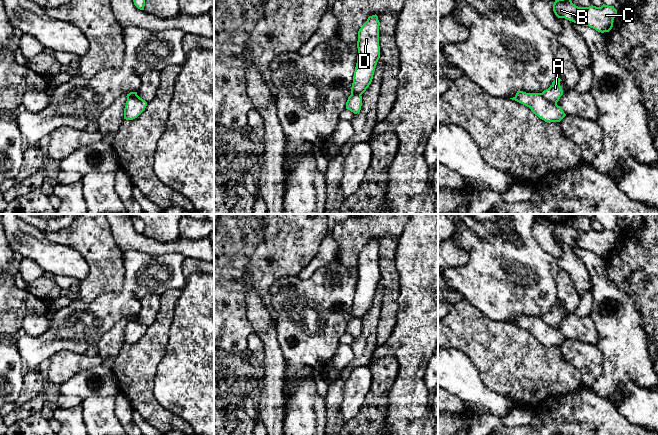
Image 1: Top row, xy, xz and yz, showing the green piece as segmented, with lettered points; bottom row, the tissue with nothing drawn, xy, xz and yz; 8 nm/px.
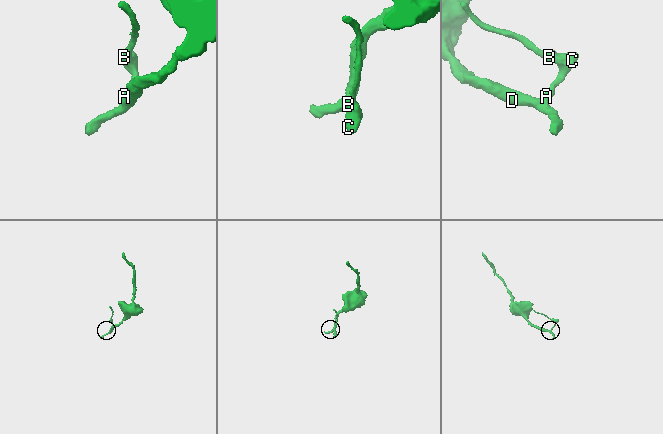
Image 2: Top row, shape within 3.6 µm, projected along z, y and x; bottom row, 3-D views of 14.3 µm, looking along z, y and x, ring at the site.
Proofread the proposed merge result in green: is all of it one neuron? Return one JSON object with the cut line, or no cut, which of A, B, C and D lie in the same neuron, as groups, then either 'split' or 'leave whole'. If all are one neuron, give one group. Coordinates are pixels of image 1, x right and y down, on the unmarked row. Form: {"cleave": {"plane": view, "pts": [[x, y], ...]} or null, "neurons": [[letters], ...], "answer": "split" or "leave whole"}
{"cleave": {"plane": "yz", "pts": [[540, 317], [546, 323], [556, 328]]}, "neurons": [["A", "B", "C"], ["D"]], "answer": "split"}

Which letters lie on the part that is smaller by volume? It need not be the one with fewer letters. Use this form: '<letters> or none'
A, B, C

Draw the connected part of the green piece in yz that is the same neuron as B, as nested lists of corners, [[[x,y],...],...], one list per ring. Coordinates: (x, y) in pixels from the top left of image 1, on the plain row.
[[[570,221],[555,224],[553,235],[558,242],[565,242],[579,249],[589,250],[598,256],[609,256],[617,238],[614,230],[603,228],[601,231],[578,231]]]

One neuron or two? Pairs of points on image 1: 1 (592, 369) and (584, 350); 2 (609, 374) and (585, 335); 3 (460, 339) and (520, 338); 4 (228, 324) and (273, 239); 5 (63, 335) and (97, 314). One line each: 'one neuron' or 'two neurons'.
1: one neuron
2: two neurons
3: one neuron
4: one neuron
5: one neuron

